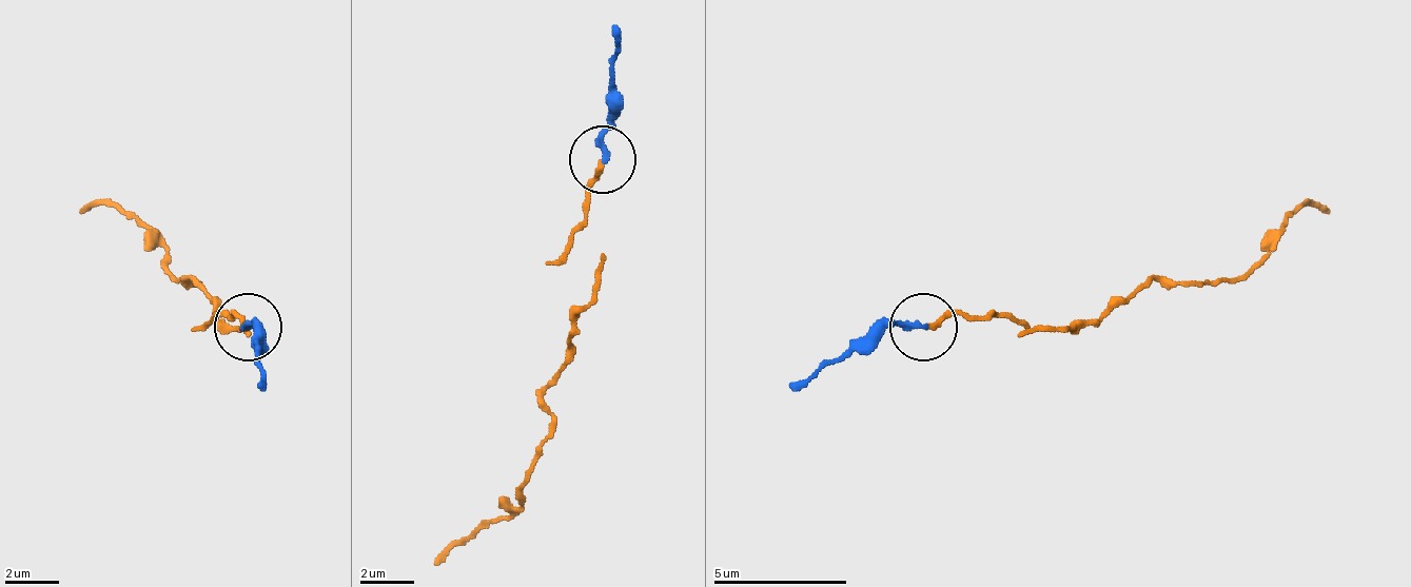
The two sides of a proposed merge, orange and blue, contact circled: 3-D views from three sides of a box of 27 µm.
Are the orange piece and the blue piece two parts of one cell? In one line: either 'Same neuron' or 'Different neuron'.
Same neuron

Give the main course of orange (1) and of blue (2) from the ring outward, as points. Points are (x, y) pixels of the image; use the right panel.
1: (925, 325), (959, 311), (1019, 325), (1065, 325), (1127, 305), (1147, 285), (1233, 285), (1307, 204), (1327, 211)
2: (925, 325), (858, 338), (791, 392)

